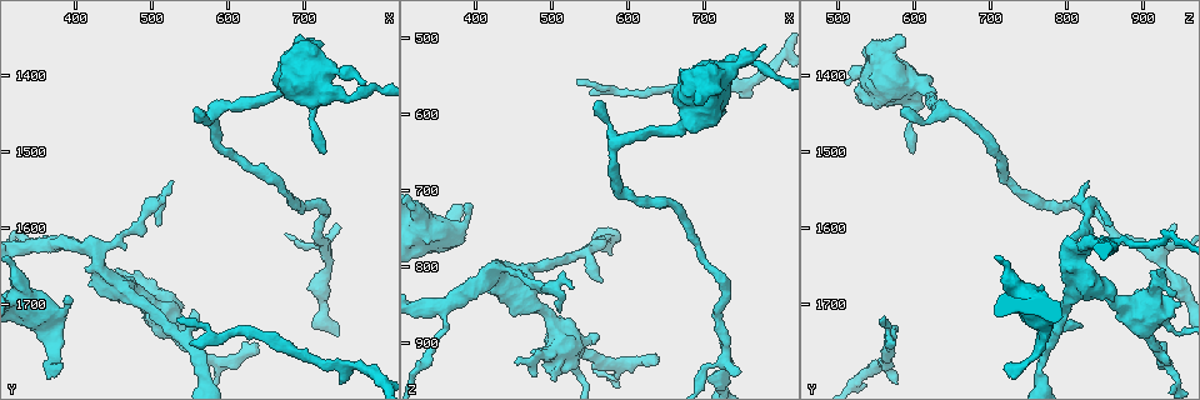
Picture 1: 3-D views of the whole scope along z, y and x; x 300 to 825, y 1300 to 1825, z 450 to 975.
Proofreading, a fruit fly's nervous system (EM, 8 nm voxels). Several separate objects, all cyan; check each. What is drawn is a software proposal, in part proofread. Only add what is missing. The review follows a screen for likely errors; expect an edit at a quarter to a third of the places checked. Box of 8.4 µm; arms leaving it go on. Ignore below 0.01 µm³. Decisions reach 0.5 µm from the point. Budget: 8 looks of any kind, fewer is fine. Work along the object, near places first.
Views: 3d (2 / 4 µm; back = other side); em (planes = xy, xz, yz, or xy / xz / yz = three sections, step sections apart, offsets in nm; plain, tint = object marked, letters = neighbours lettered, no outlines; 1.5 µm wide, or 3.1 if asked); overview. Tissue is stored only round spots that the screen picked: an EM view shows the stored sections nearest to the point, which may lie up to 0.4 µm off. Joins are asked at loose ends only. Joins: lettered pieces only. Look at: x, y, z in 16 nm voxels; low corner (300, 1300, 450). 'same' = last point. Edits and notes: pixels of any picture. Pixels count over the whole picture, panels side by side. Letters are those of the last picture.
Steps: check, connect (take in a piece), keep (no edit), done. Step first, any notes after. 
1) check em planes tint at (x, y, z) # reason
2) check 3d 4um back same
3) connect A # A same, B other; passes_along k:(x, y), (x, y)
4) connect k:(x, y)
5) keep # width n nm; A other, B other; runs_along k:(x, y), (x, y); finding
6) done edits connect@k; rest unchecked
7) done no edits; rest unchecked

check em planes letters at (550, 1750, 570) # an open end

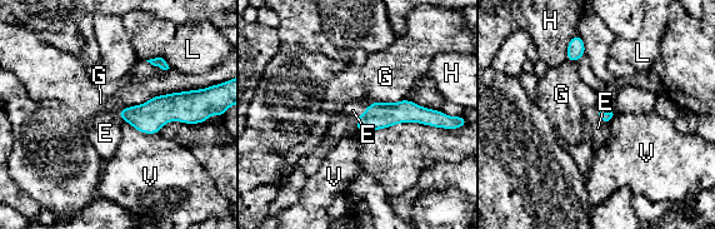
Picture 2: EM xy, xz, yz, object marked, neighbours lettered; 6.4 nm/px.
connect E # E same, G other, H other, L other, V other; passes_along 2:(378, 115), (364, 110), (353, 110); it goes on there

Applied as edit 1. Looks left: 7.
check em planes letters at (380, 1780, 720) # free end

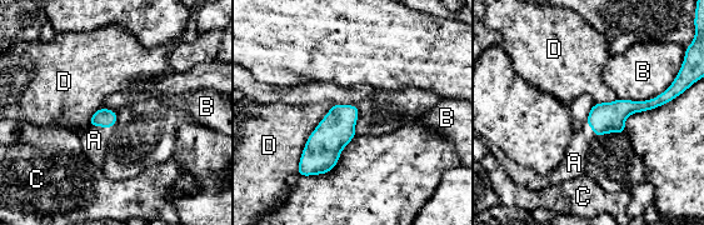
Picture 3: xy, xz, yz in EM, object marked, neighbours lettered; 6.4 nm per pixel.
connect A # A same, B other, C other, D other; passes_along 3:(104, 118), (100, 126), (94, 140); the neuron continues

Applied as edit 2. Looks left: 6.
check overview # see it whole again

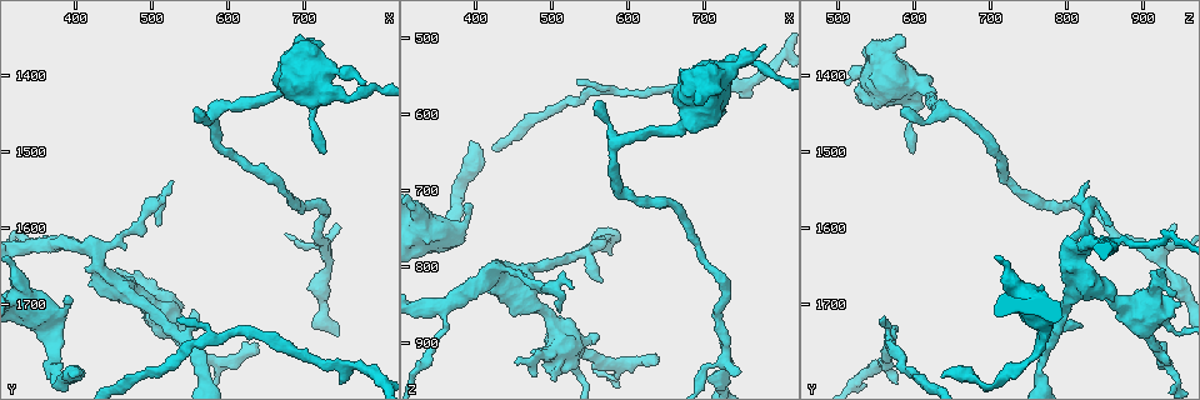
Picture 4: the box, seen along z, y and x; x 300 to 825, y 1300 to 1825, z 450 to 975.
check em planes letters at (635, 1745, 930) # an open end

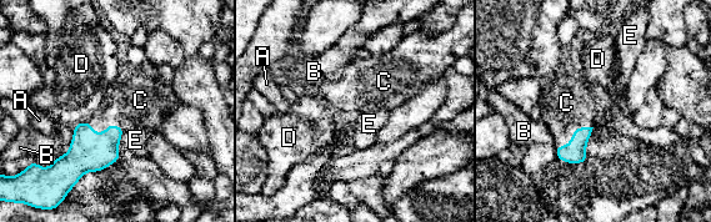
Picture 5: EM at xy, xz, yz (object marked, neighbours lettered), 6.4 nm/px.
connect C # A other, B other, C same, D other, E other; passes_along 5:(575, 152), (572, 134), (566, 102); it goes on there

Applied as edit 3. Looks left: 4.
done edits connect@2, connect@3, connect@5; rest unchecked

